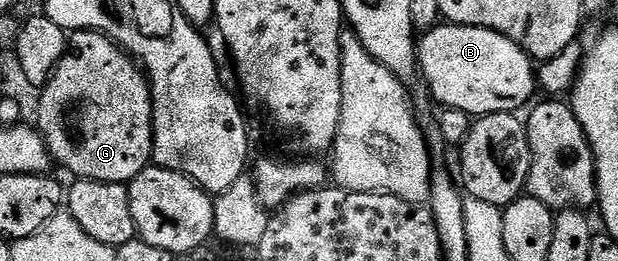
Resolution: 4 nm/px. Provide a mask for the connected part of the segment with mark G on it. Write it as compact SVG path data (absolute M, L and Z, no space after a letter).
M79 30L71 33L68 38L68 49L60 60L60 64L54 69L54 75L49 82L41 87L38 98L38 122L37 129L46 142L46 147L50 149L50 157L55 163L58 162L66 170L71 170L75 179L87 178L93 182L120 182L128 184L136 175L151 165L154 153L154 101L150 98L150 83L139 63L131 58L121 46L110 41L105 34L99 34L92 30Z

